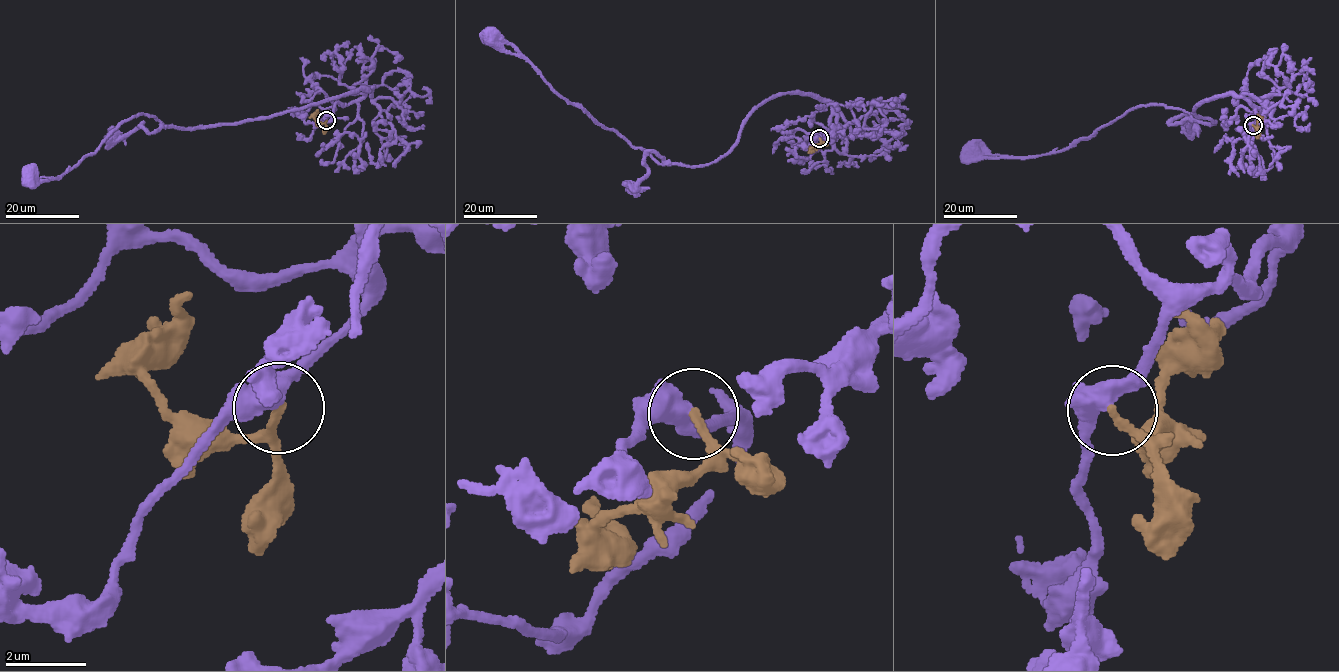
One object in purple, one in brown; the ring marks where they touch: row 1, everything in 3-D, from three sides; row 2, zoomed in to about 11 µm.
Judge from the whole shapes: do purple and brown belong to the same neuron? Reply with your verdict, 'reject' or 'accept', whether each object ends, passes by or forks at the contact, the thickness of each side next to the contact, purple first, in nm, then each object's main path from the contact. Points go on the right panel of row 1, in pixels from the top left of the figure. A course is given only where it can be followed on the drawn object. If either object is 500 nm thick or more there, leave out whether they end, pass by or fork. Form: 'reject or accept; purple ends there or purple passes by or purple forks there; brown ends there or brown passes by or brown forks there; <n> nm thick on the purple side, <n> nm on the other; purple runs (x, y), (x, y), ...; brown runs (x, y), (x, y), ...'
reject; purple passes by; brown ends there; 480 nm thick on the purple side, 200 nm on the other; purple runs (1252, 124), (1263, 109), (1227, 94), (1192, 108), (1215, 122), (1141, 105), (1058, 151), (973, 156); brown runs (1252, 124), (1256, 127), (1257, 114)

